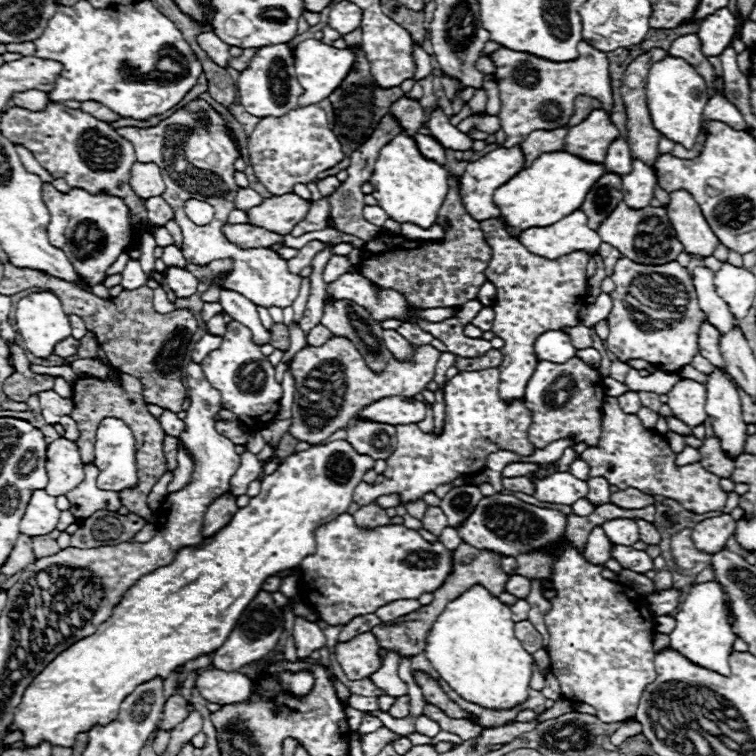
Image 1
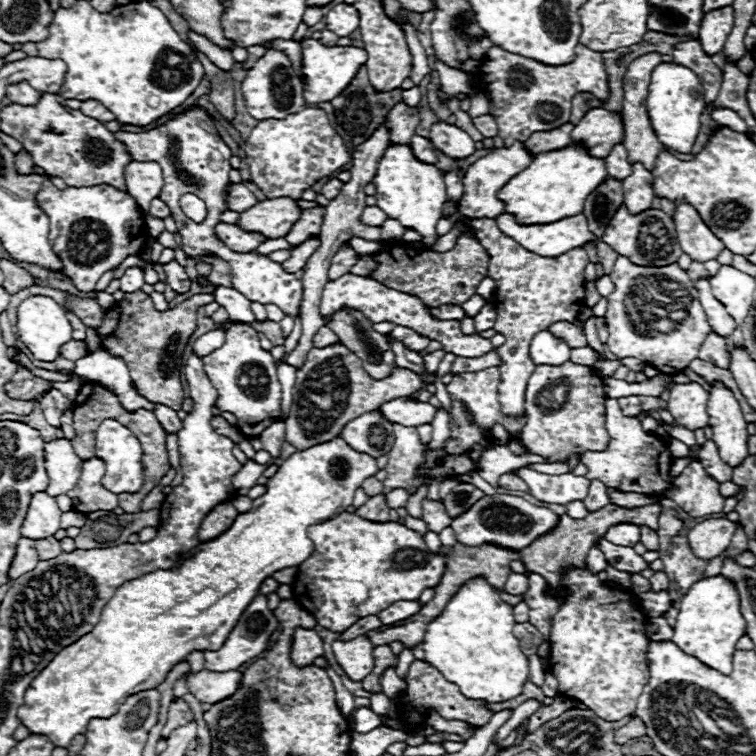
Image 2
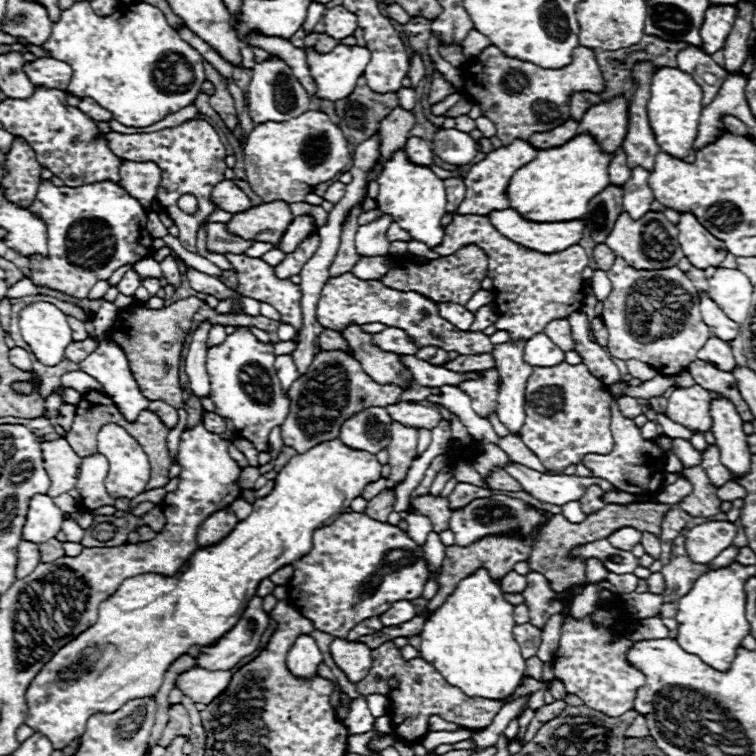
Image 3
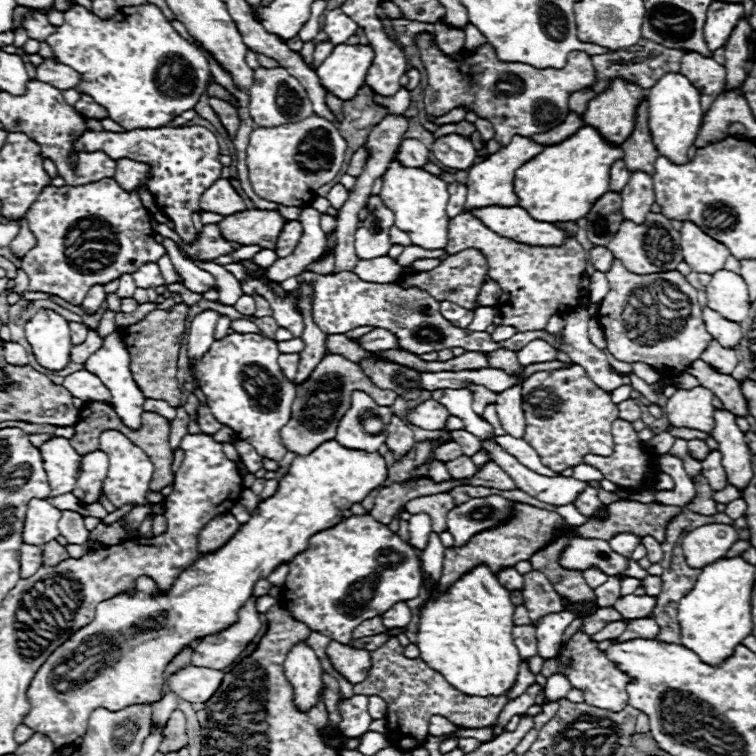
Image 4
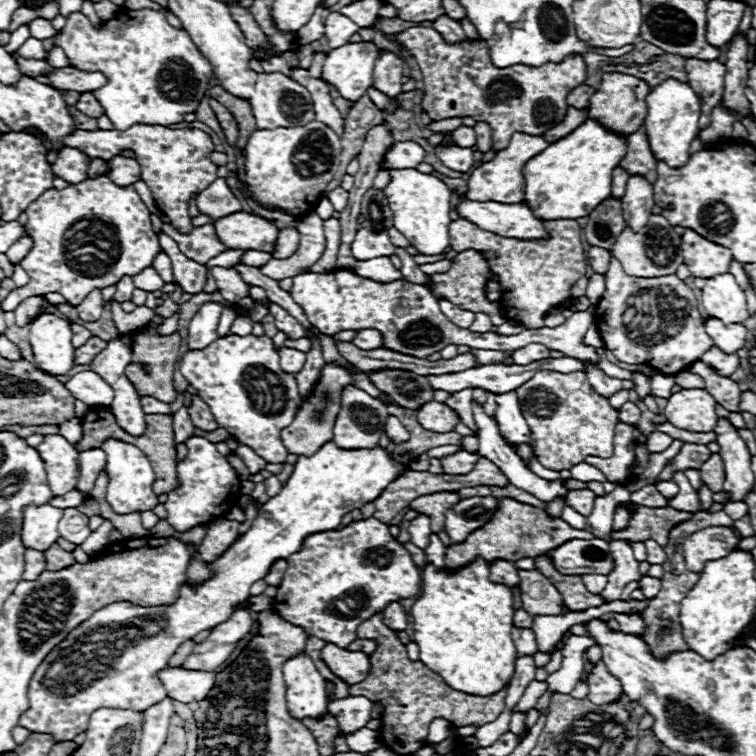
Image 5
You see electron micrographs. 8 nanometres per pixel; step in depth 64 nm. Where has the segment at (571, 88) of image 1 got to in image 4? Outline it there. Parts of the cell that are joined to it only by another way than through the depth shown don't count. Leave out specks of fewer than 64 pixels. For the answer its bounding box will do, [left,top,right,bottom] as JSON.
[418,34,596,146]

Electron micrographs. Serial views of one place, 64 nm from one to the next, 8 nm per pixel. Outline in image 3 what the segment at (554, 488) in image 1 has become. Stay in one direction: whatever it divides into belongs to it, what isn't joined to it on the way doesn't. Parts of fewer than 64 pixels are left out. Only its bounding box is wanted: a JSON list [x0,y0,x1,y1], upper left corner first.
[506,464,614,506]

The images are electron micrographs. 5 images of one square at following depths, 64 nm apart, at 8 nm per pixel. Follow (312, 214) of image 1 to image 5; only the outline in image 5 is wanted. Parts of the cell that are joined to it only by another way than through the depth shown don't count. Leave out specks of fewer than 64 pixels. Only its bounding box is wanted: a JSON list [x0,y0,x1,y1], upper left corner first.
[272,228,300,258]

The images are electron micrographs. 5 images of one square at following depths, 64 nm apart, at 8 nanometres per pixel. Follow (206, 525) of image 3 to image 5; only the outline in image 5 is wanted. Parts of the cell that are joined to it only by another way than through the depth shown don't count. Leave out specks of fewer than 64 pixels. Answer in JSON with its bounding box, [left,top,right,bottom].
[200,520,240,562]

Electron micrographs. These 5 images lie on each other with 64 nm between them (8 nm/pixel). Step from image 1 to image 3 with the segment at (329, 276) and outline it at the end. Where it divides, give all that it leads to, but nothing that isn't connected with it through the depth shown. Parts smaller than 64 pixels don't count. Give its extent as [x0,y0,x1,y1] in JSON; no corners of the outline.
[330,208,362,278]

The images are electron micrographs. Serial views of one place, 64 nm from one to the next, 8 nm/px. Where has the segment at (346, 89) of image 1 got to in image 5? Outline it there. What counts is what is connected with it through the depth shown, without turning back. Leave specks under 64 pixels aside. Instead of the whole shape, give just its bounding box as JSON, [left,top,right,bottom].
[342,94,384,166]

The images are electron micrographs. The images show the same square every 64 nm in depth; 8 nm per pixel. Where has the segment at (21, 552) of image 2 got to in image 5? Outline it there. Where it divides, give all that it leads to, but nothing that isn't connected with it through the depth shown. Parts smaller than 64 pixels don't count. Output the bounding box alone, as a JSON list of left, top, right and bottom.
[24,550,46,580]

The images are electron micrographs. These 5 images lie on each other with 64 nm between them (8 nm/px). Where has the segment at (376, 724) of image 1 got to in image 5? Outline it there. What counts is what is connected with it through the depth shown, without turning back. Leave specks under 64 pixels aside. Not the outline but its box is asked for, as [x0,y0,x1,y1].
[328,696,372,734]

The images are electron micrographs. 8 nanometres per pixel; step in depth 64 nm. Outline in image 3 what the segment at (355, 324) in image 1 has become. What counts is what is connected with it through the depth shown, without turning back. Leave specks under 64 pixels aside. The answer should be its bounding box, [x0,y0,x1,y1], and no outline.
[340,326,412,384]

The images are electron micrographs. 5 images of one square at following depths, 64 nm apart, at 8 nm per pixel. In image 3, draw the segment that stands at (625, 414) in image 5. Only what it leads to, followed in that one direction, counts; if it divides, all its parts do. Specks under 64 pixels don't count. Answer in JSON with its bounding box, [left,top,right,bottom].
[618,396,642,418]

